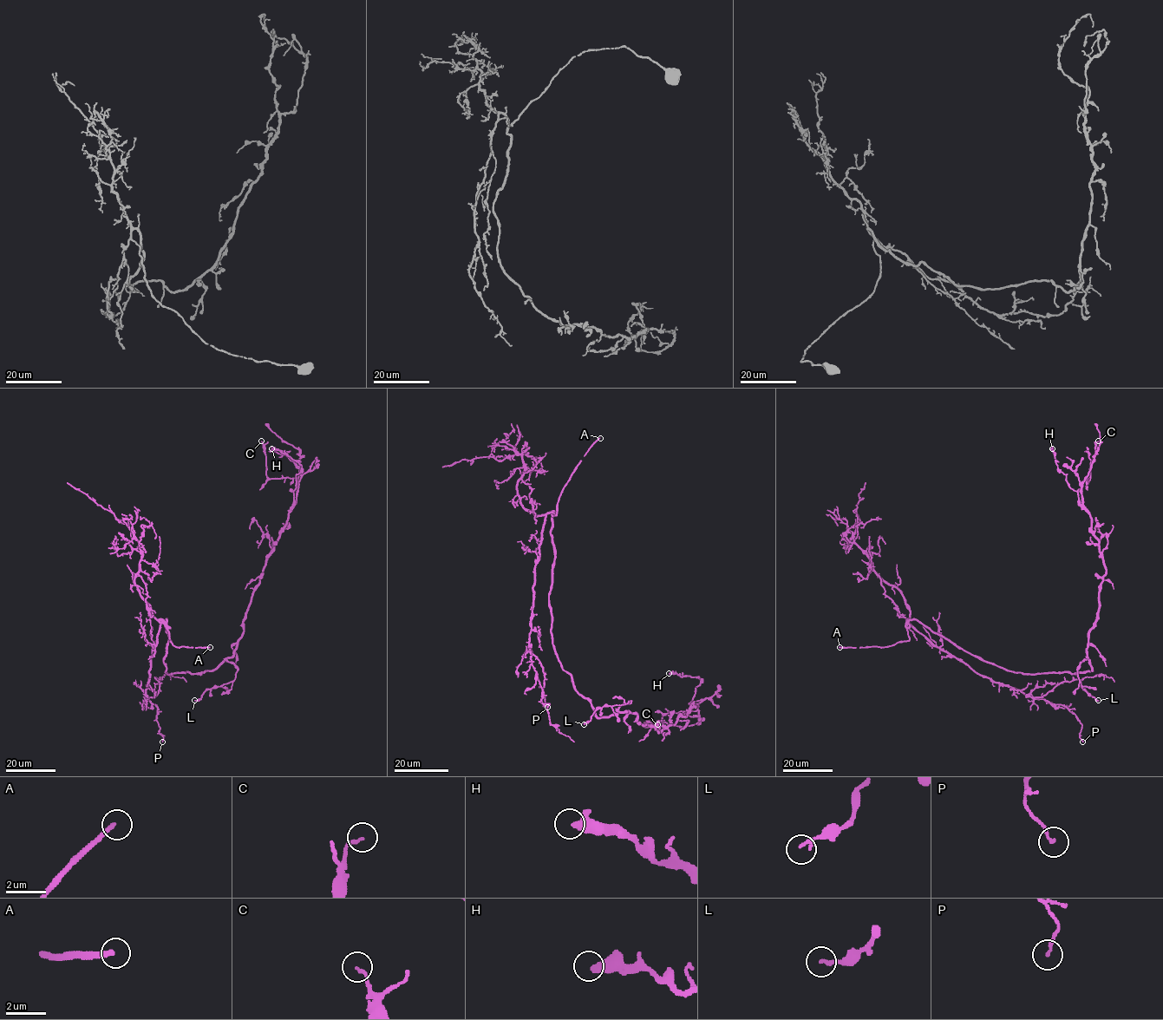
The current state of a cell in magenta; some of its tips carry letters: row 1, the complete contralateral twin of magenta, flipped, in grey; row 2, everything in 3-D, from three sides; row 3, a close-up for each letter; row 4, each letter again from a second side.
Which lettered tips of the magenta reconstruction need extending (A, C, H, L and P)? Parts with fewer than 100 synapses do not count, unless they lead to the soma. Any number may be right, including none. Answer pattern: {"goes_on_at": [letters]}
{"goes_on_at": ["A"]}

